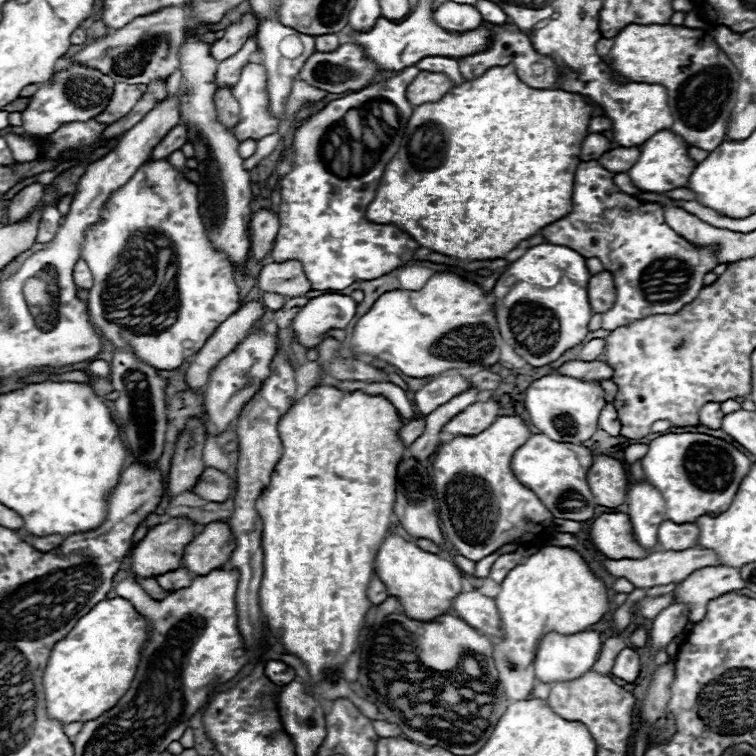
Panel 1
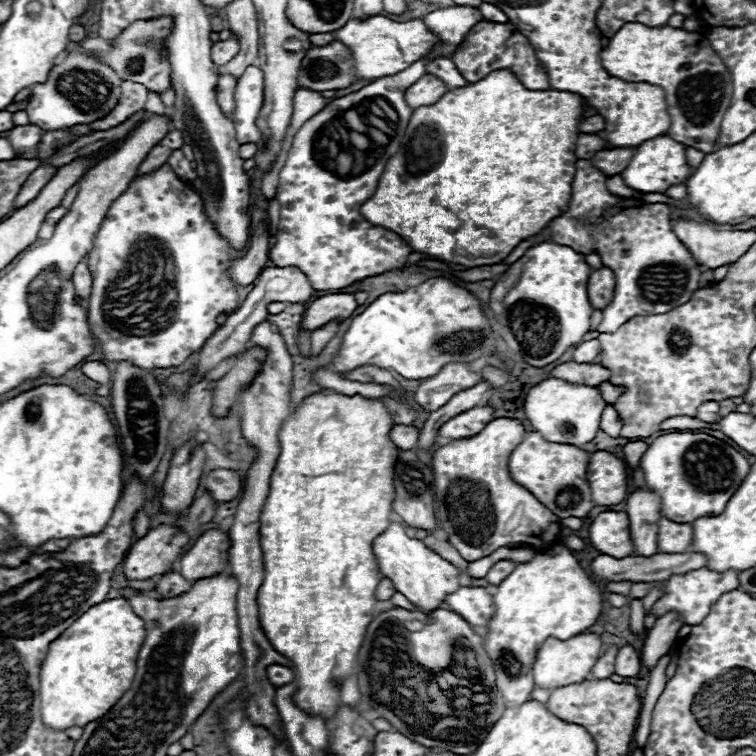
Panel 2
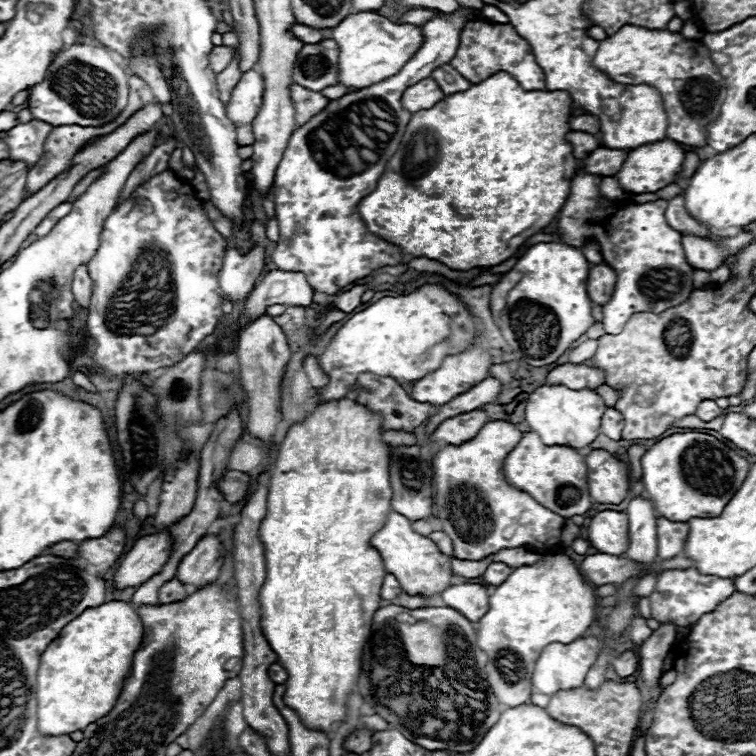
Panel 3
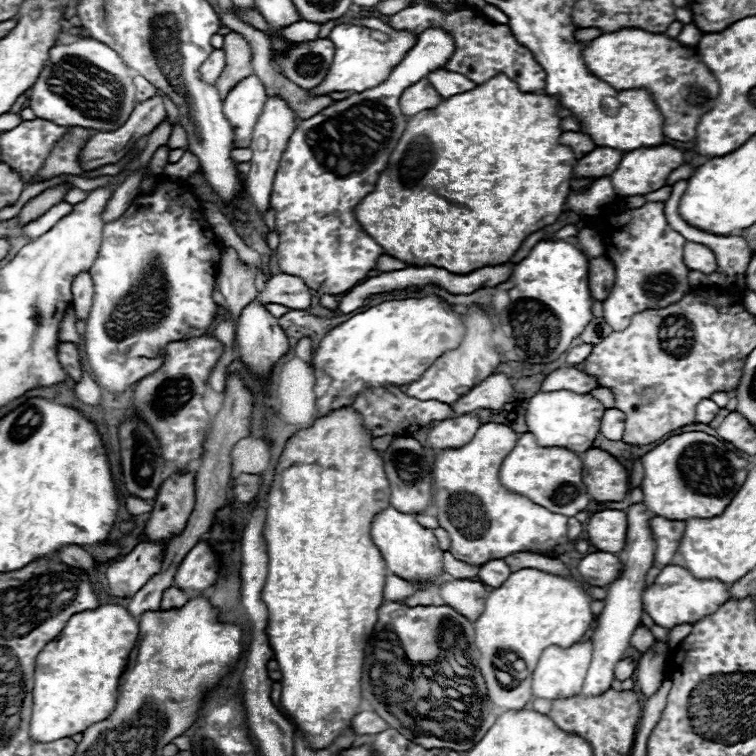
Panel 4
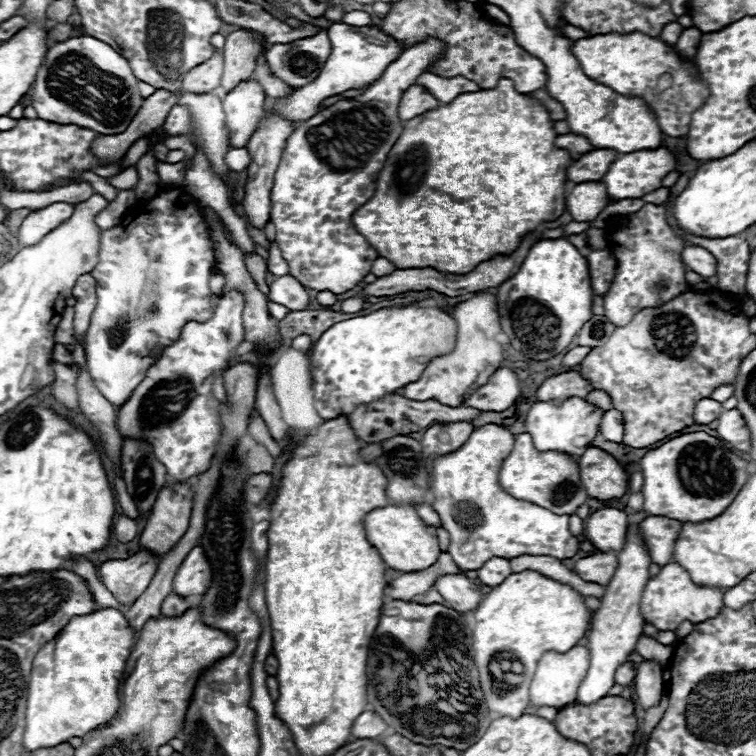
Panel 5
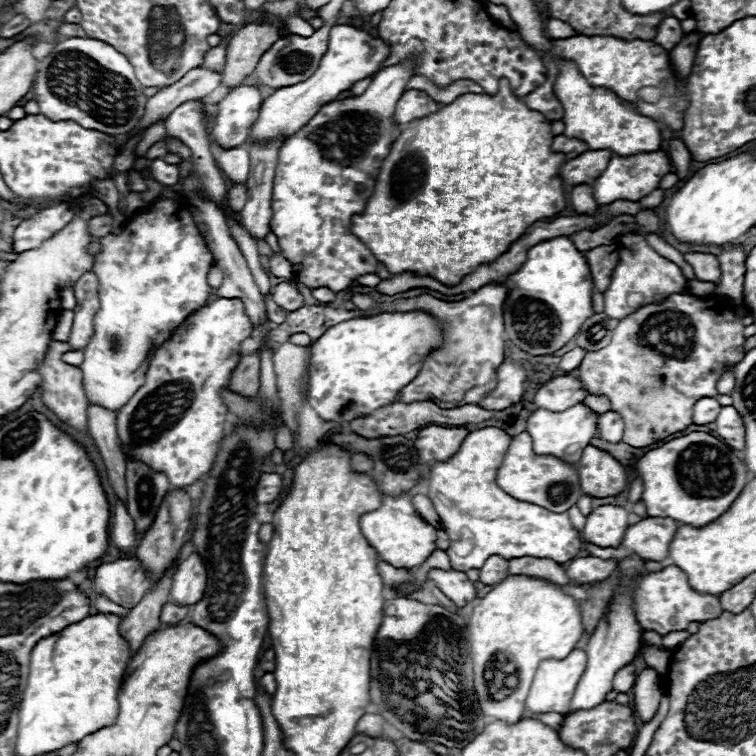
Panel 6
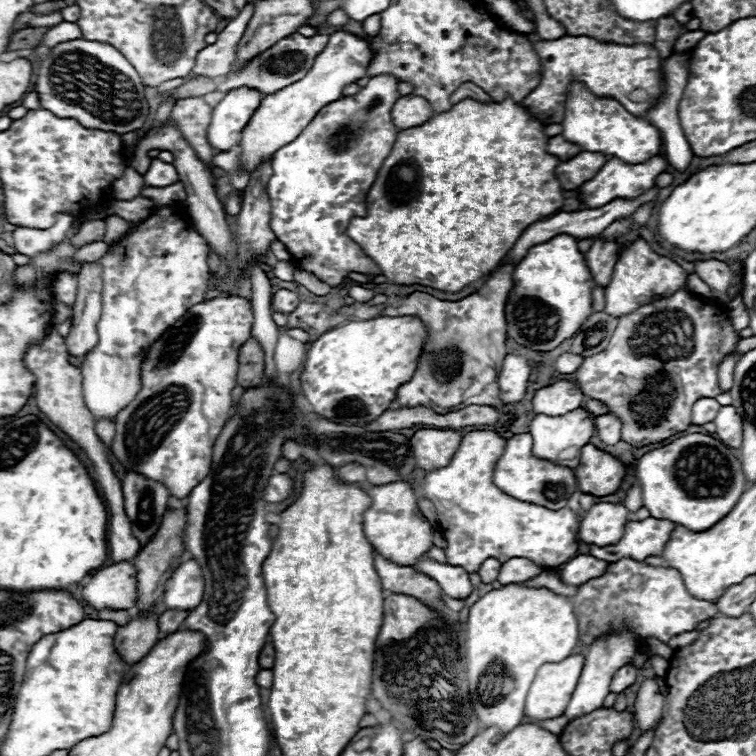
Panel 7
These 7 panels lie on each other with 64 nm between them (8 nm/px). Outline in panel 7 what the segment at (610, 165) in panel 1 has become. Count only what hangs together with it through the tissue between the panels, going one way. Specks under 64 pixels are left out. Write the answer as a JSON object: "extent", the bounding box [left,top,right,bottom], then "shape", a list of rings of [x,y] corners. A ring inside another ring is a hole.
{"extent":[556,152,606,190],"shape":[[[580,152],[572,160],[558,164],[556,178],[560,180],[564,190],[576,190],[586,180],[594,178],[606,162],[606,156],[598,156],[598,152]]]}

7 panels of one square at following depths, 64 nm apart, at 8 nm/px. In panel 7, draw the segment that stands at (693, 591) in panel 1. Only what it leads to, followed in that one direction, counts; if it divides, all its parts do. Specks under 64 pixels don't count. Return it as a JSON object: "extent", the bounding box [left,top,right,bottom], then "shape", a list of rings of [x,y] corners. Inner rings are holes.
{"extent":[572,558,718,648],"shape":[[[632,558],[612,562],[608,572],[600,578],[592,578],[580,586],[580,592],[572,598],[574,614],[578,618],[580,640],[588,648],[596,636],[622,628],[624,624],[642,638],[658,638],[668,642],[674,634],[694,630],[696,624],[714,618],[718,614],[714,600],[700,600],[690,596],[684,580],[674,568],[652,568]]]}

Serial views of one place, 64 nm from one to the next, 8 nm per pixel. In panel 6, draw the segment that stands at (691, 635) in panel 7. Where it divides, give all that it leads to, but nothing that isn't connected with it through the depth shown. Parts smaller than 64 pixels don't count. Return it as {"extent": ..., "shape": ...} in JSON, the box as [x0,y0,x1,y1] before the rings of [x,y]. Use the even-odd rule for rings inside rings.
{"extent":[662,632,690,648],"shape":[[[670,632],[670,634],[666,634],[664,638],[662,638],[662,644],[666,646],[666,648],[676,648],[676,646],[680,646],[686,638],[688,638],[690,634],[688,632]]]}

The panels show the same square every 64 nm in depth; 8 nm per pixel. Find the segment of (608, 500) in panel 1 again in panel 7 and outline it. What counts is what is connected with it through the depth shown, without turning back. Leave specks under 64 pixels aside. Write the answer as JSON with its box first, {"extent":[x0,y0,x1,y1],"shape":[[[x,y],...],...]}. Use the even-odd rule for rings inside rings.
{"extent":[574,444,624,496],"shape":[[[586,444],[580,452],[580,464],[574,468],[578,486],[584,494],[608,496],[614,494],[624,480],[624,464],[612,454]]]}

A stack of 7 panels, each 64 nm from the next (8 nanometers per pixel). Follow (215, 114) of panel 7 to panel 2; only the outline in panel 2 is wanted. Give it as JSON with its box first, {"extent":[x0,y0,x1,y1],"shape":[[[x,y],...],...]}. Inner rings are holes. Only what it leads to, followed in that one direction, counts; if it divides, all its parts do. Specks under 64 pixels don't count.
{"extent":[232,66,264,142],"shape":[[[258,66],[246,68],[246,72],[240,76],[234,90],[234,100],[236,112],[232,120],[236,126],[238,142],[260,142],[262,134],[256,126],[256,120],[264,104],[264,72]]]}

